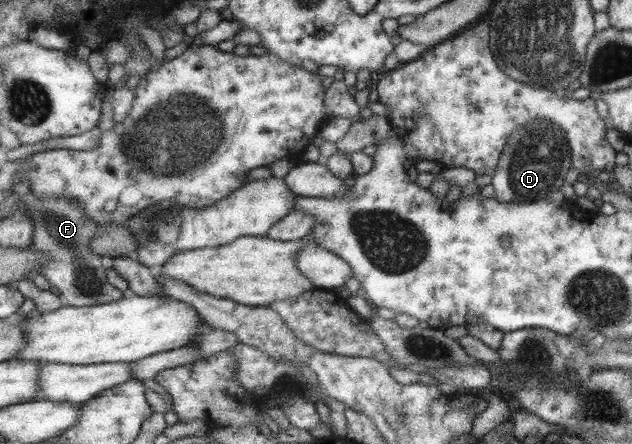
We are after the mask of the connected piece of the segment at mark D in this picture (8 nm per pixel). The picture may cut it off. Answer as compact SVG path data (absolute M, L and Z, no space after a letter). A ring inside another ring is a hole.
M535 119L532 125L517 126L503 148L491 185L500 202L536 202L559 190L571 168L571 150L565 130L549 120Z

